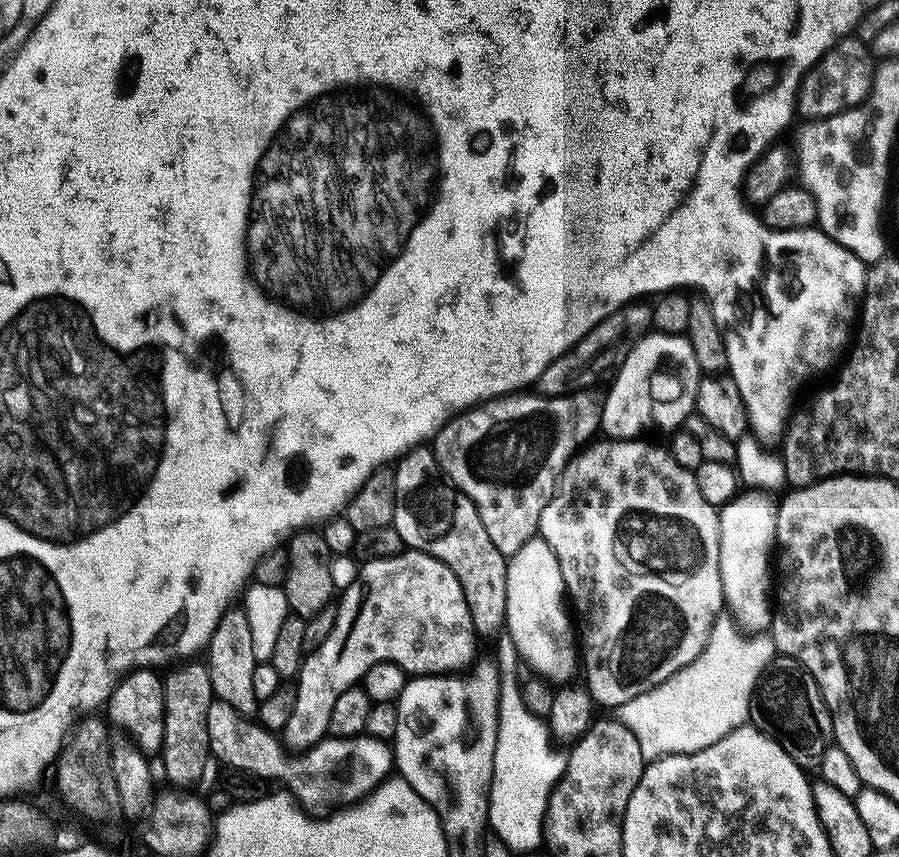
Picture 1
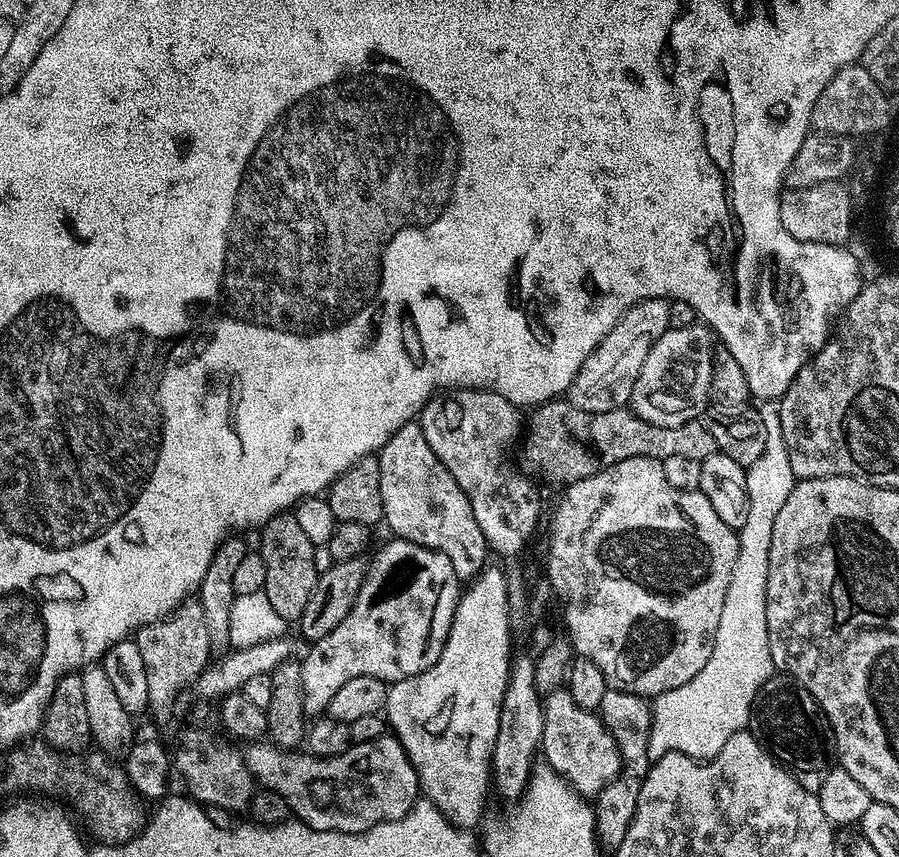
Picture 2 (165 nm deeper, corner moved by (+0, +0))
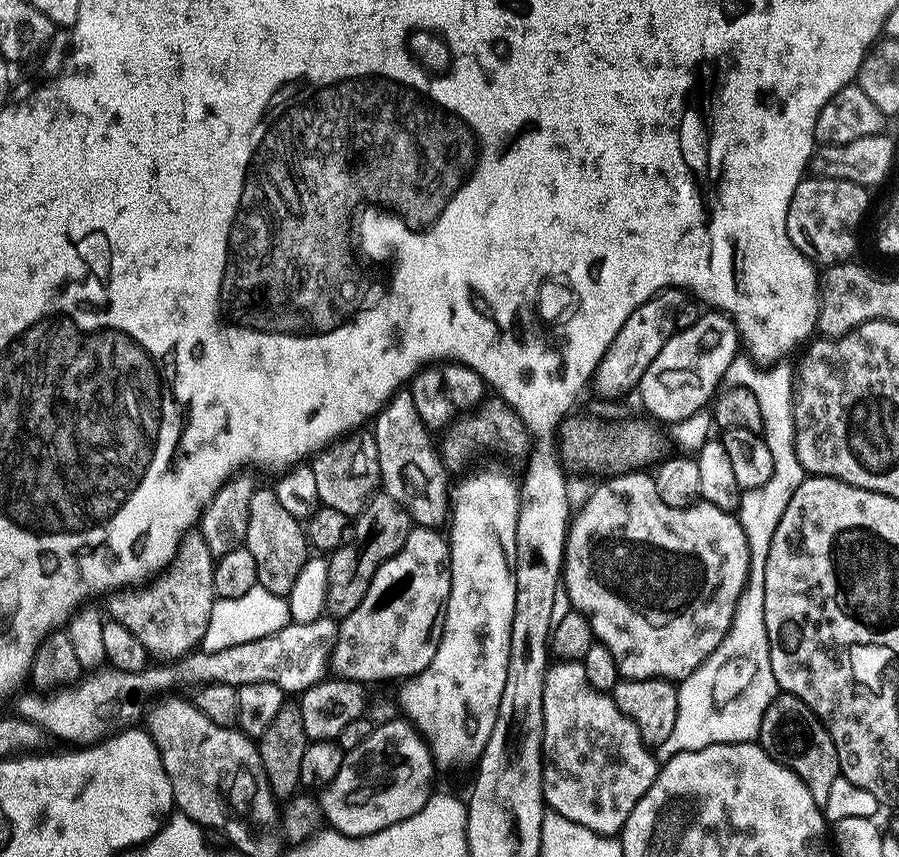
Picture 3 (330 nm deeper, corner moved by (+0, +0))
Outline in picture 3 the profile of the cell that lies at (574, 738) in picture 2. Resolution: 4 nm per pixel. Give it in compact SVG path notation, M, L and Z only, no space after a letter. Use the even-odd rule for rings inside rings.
M556 660L549 663L546 682L544 683L544 802L551 811L562 814L562 818L570 818L570 822L578 822L578 826L586 826L586 830L594 830L599 836L615 837L624 831L626 818L630 818L630 810L638 806L638 798L650 790L654 778L660 773L660 764L656 753L645 744L638 726L632 719L618 708L607 691L595 689L587 680L586 670L579 660Z

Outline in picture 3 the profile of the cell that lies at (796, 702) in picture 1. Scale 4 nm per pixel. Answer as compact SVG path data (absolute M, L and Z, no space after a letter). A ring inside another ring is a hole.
M780 692L766 706L766 714L762 714L762 726L758 737L760 747L766 750L782 766L789 768L810 790L810 798L823 805L830 794L830 785L834 778L841 776L838 750L834 750L834 738L830 738L823 720L819 720L797 696L790 692Z

